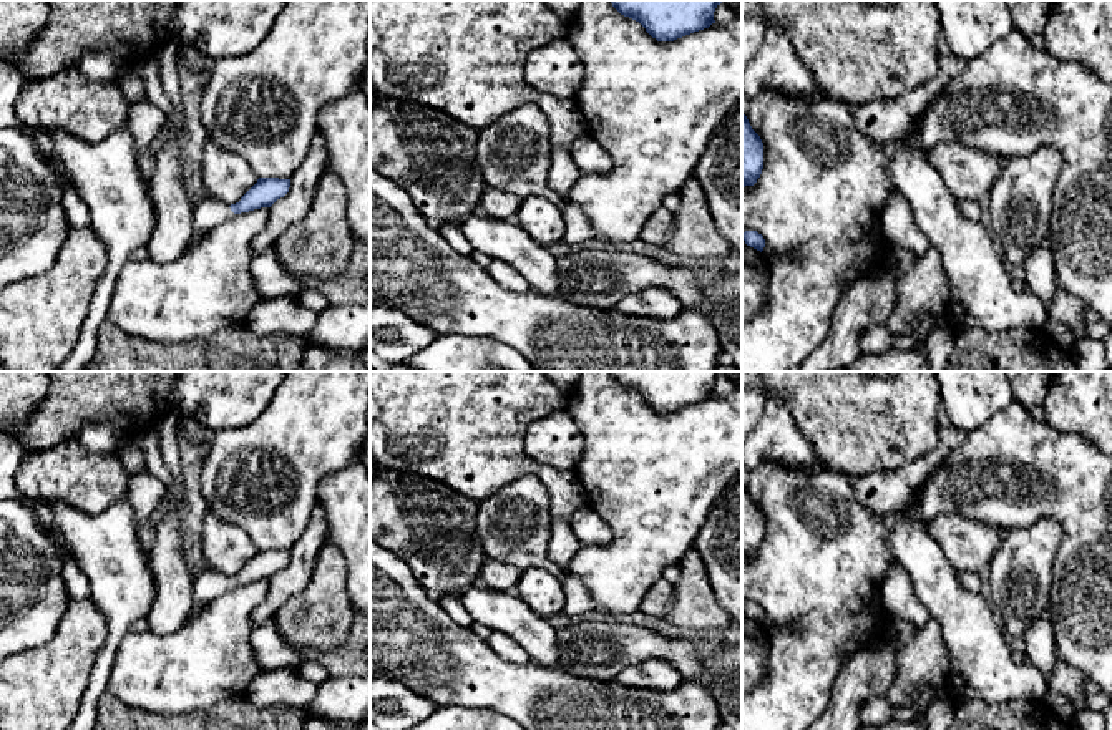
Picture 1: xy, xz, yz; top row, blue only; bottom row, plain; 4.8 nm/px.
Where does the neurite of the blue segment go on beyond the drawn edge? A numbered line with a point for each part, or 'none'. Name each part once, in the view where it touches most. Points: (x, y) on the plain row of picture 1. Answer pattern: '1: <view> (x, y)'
1: xy (209, 584)

